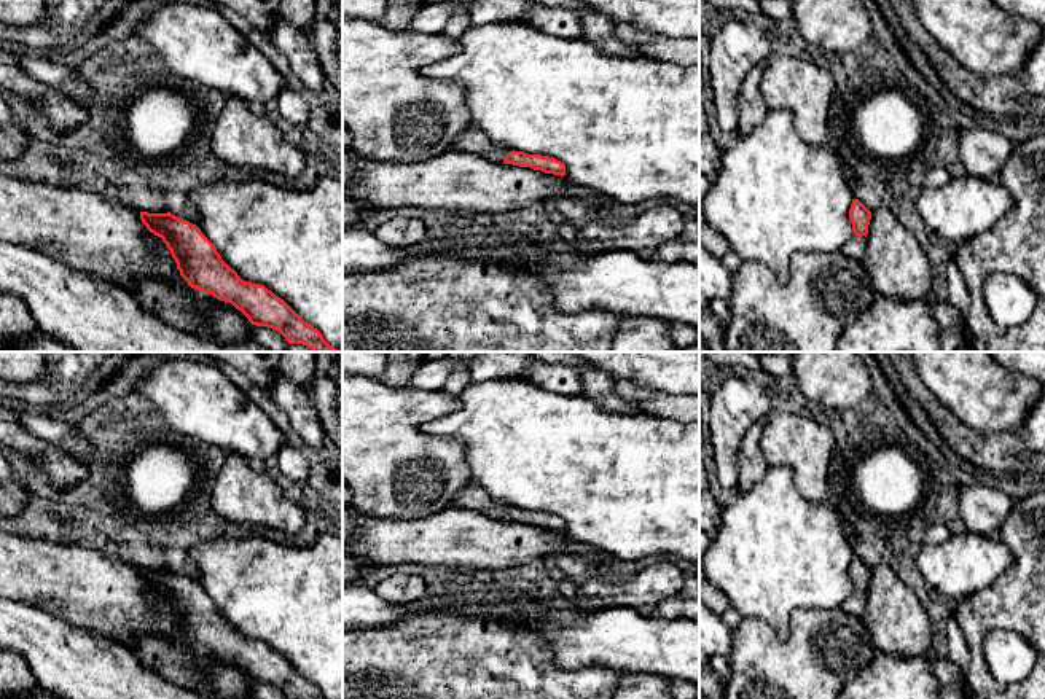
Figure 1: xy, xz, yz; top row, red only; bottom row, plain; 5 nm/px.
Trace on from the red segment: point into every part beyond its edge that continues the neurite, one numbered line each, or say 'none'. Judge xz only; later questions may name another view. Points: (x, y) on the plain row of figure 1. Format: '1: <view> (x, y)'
1: xz (472, 497)

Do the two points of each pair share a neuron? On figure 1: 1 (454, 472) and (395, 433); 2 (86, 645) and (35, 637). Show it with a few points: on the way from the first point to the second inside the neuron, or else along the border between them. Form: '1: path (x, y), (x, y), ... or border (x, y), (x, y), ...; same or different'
1: path (440, 464), (429, 454), (416, 454), (410, 448); same
2: path (74, 647), (53, 647), (48, 644); same

